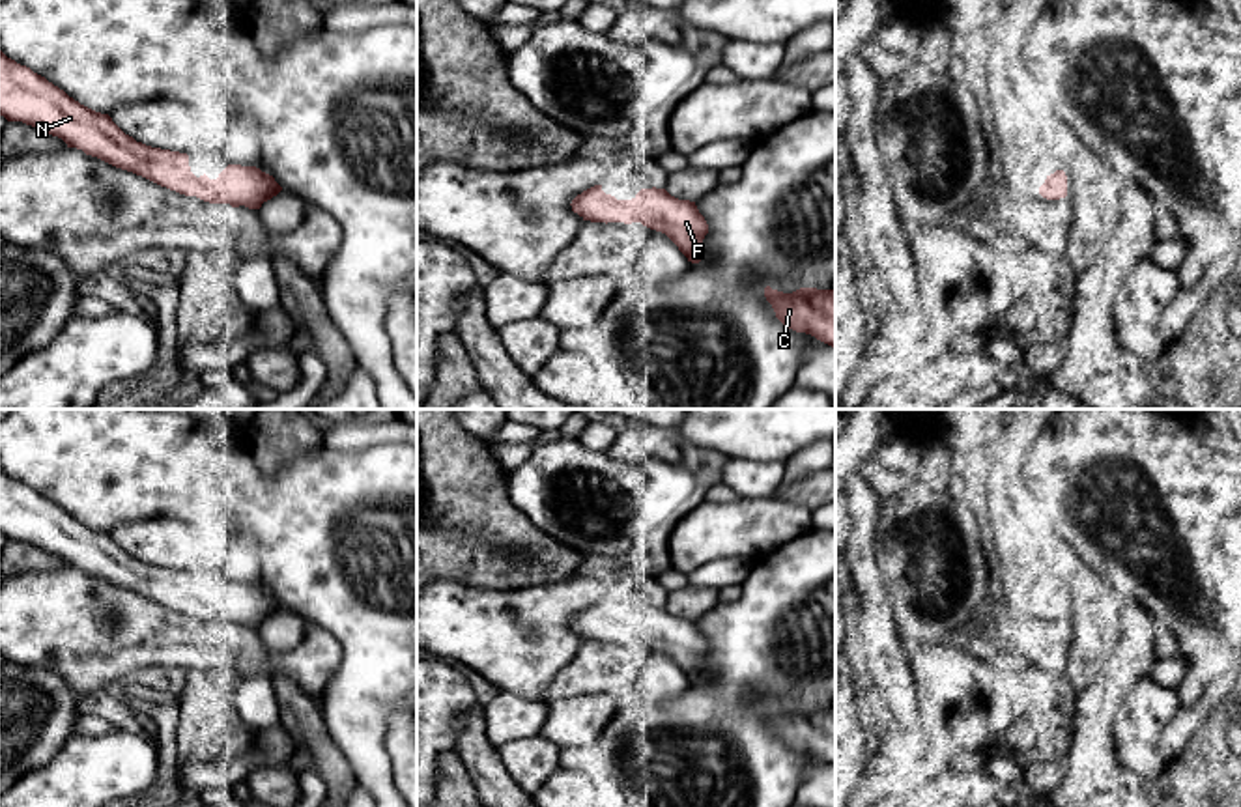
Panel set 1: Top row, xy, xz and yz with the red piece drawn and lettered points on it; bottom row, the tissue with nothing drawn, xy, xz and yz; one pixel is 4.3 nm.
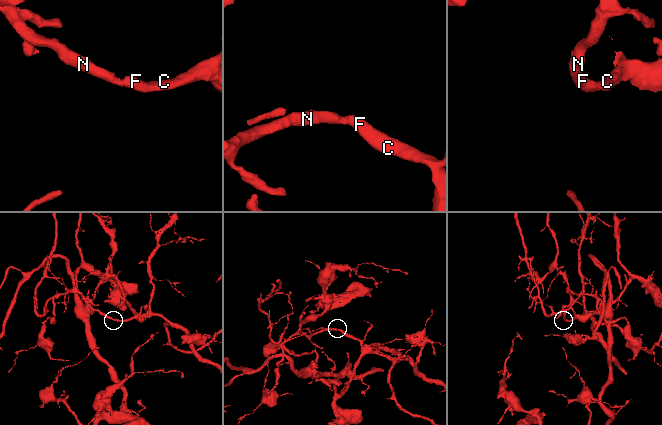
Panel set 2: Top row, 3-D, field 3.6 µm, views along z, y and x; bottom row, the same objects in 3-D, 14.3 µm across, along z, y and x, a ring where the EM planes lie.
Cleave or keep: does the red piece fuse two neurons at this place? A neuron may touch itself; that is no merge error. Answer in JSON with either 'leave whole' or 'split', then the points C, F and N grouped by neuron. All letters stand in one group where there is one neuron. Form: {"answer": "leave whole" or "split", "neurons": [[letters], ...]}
{"answer": "leave whole", "neurons": [["C", "F", "N"]]}

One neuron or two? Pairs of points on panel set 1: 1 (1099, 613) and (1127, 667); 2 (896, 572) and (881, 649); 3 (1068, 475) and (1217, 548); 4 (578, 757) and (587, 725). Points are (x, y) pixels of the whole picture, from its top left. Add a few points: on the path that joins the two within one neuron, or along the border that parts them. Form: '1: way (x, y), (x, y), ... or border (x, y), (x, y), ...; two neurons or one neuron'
1: border (1122, 626), (1114, 651), (1092, 682); two neurons
2: border (879, 561), (894, 628), (907, 645); two neurons
3: border (1221, 518), (1215, 538), (1193, 548), (1197, 585); two neurons
4: border (593, 744), (561, 748); two neurons

